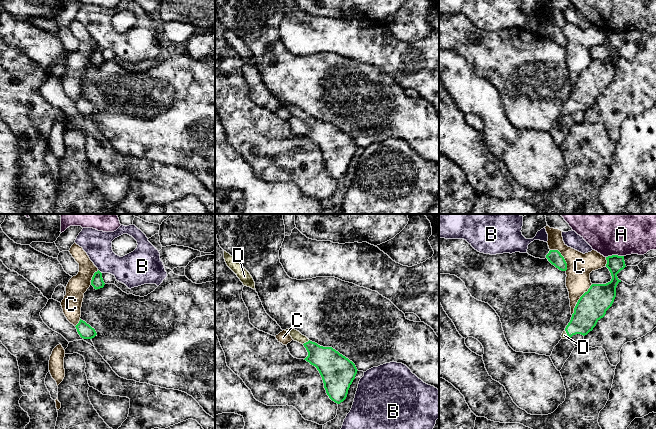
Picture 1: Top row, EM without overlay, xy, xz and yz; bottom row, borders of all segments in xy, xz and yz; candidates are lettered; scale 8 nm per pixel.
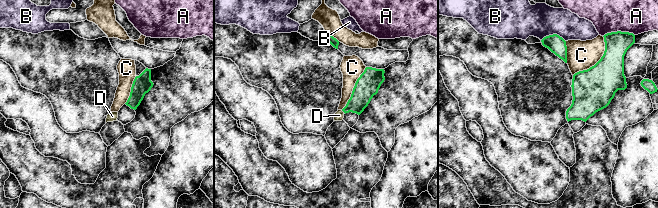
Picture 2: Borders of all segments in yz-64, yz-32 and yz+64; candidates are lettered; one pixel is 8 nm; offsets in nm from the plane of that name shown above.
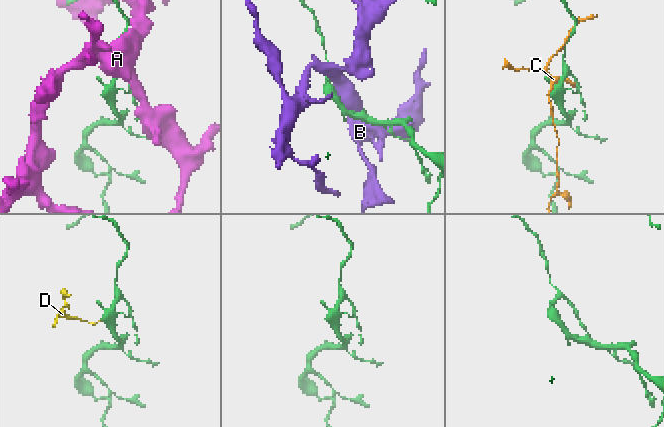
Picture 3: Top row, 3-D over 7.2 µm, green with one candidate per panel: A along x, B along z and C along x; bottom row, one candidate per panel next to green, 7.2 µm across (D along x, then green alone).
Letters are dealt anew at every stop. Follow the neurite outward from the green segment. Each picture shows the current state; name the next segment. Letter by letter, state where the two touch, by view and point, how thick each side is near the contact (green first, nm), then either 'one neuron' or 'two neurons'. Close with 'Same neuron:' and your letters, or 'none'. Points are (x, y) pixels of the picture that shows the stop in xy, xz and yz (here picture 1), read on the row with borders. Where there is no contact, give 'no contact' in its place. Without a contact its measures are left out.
A: contact yz (614, 255); calibres 140 and 500 nm; two neurons
B: contact xy (99, 271); calibres 100 and 240 nm; two neurons
C: contact yz (579, 299); calibres 240 and 200 nm; two neurons
D: contact xz (306, 342); calibres 220 and 80 nm; one neuron
Same neuron: D

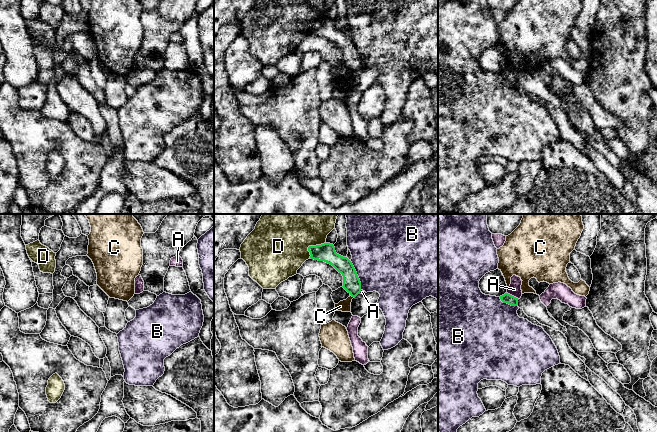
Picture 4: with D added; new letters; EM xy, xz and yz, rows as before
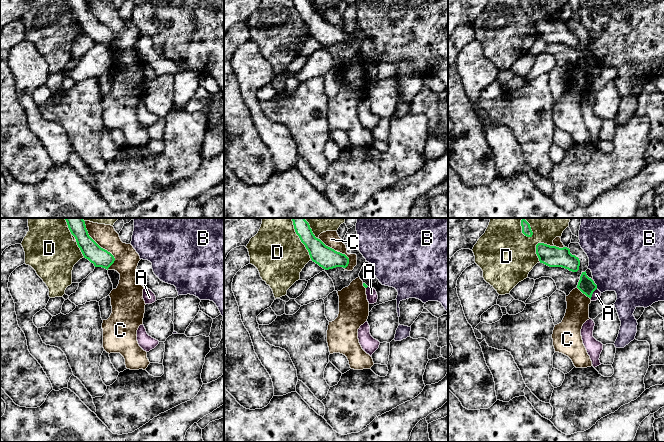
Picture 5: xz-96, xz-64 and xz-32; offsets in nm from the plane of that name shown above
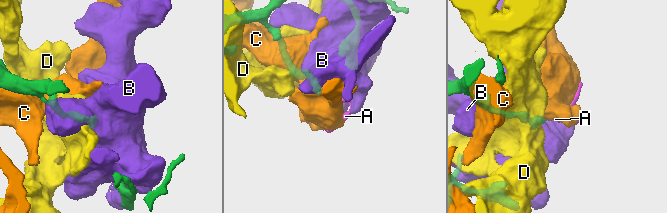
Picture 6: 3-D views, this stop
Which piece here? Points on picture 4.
A: contact yz (513, 296); calibres 80 and 100 nm; two neurons
B: contact xz (357, 275); calibres 140 and 500 nm; two neurons
C: contact xz (352, 296); calibres 140 and 100 nm; two neurons
D: contact xz (311, 246); calibres 150 and 480 nm; two neurons
Same neuron: none

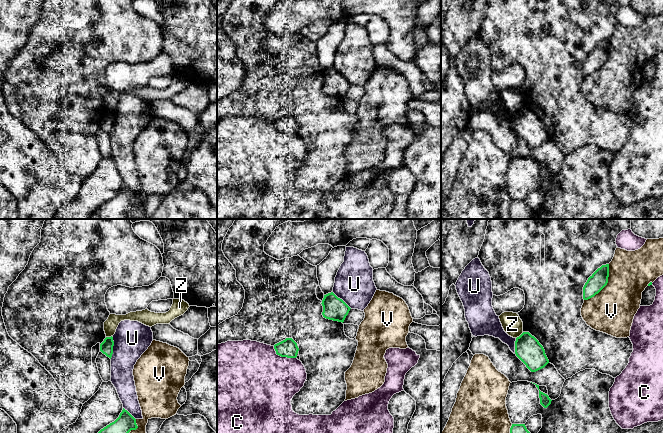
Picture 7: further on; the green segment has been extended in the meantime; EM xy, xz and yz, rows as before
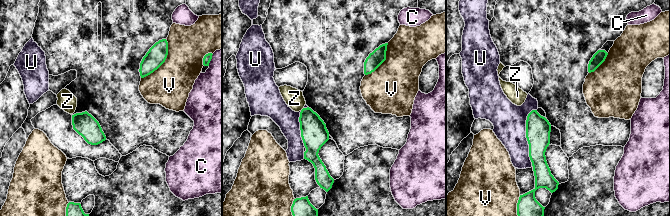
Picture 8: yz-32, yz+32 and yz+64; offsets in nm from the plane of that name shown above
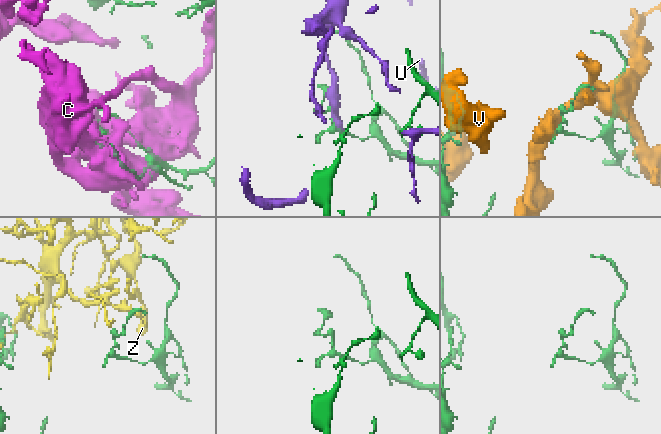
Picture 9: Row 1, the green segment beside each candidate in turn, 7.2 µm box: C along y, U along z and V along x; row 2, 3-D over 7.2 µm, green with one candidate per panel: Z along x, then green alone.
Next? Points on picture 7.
C: contact xz (282, 356); calibres 150 and 480 nm; two neurons
U: contact xy (112, 347); calibres 110 and 280 nm; two neurons
V: contact yz (605, 285); calibres 140 and 360 nm; two neurons
Z: contact yz (520, 335); calibres 200 and 160 nm; two neurons
Same neuron: none

